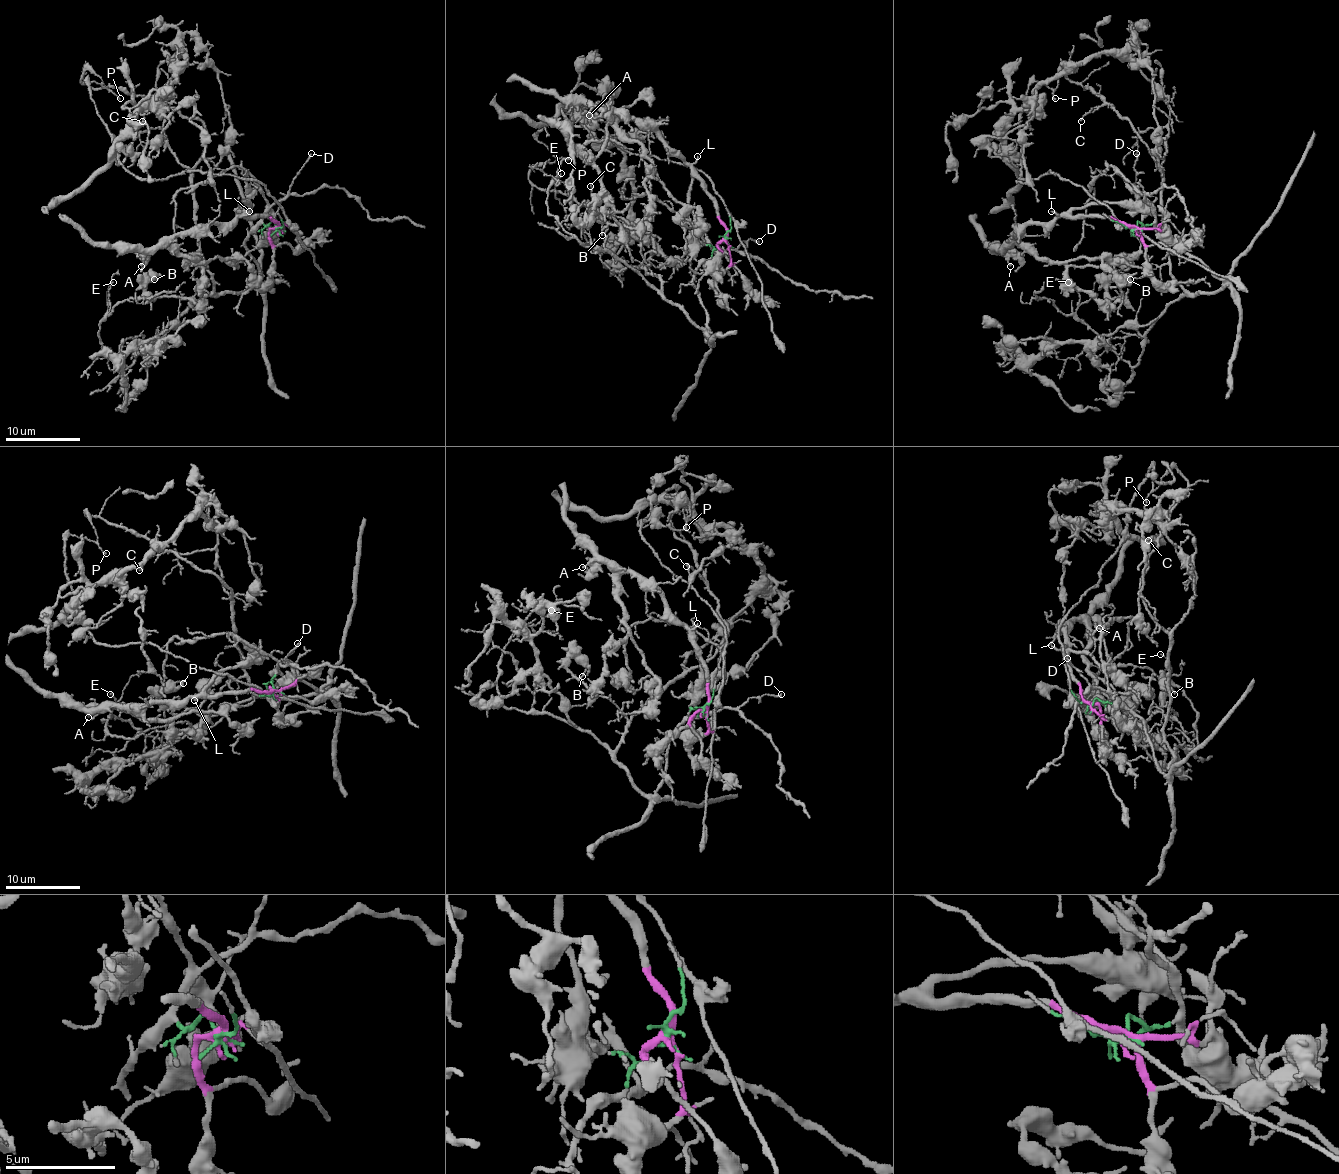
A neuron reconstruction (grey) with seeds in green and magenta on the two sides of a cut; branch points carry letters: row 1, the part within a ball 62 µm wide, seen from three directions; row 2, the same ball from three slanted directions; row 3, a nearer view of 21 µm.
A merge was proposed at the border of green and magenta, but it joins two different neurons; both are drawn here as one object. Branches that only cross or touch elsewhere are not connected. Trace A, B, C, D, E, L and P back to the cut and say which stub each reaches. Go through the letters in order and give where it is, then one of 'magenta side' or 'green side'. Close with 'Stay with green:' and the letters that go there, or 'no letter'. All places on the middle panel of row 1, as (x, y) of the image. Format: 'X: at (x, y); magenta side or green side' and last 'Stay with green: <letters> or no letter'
A: at (589, 115); magenta side
B: at (602, 235); magenta side
C: at (590, 186); green side
D: at (759, 241); green side
E: at (561, 173); green side
L: at (697, 156); magenta side
P: at (568, 160); green side
Stay with green: C, D, E, P

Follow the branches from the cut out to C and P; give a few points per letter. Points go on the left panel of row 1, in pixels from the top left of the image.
C: (277, 229), (248, 235), (259, 277), (216, 292), (196, 229), (205, 127), (156, 104), (141, 121)
P: (277, 229), (248, 235), (259, 277), (216, 292), (196, 229), (205, 127), (80, 76), (91, 69), (119, 99)

